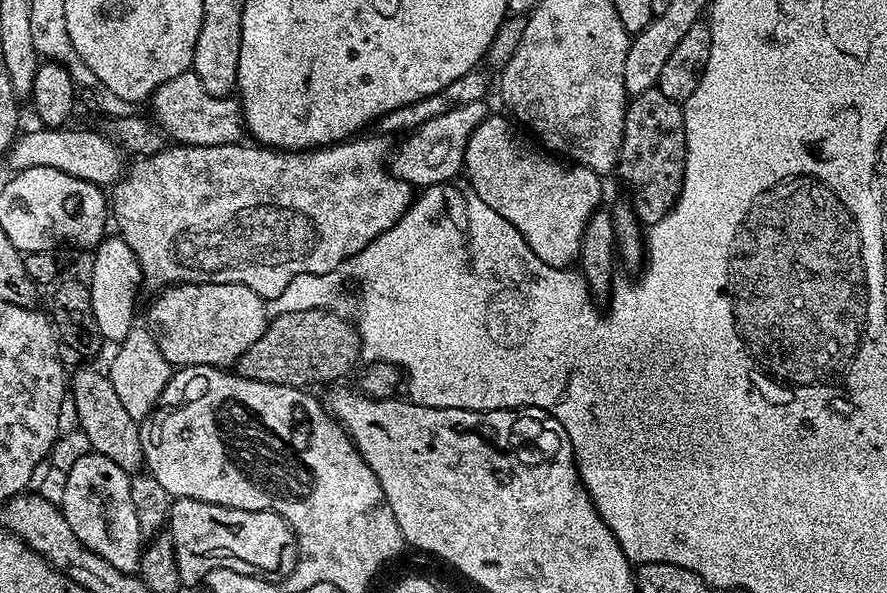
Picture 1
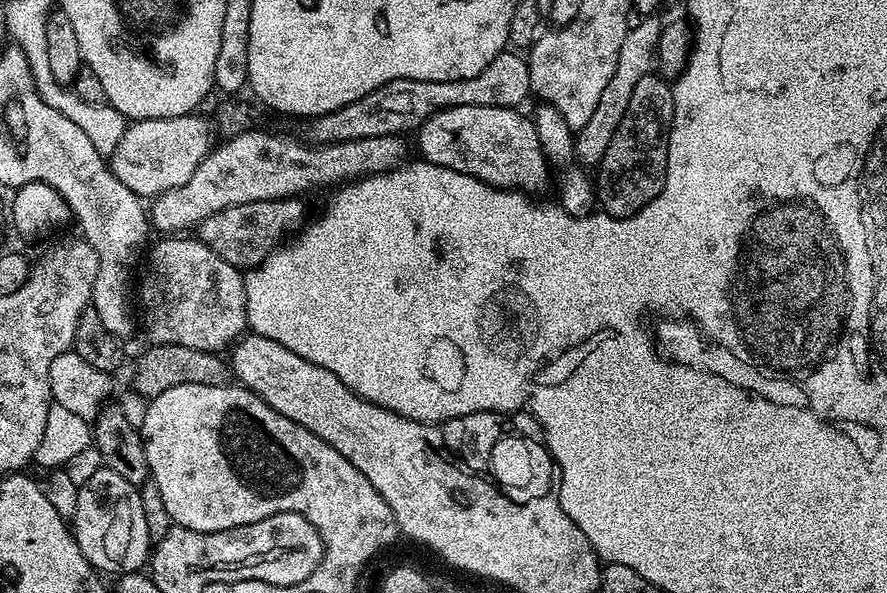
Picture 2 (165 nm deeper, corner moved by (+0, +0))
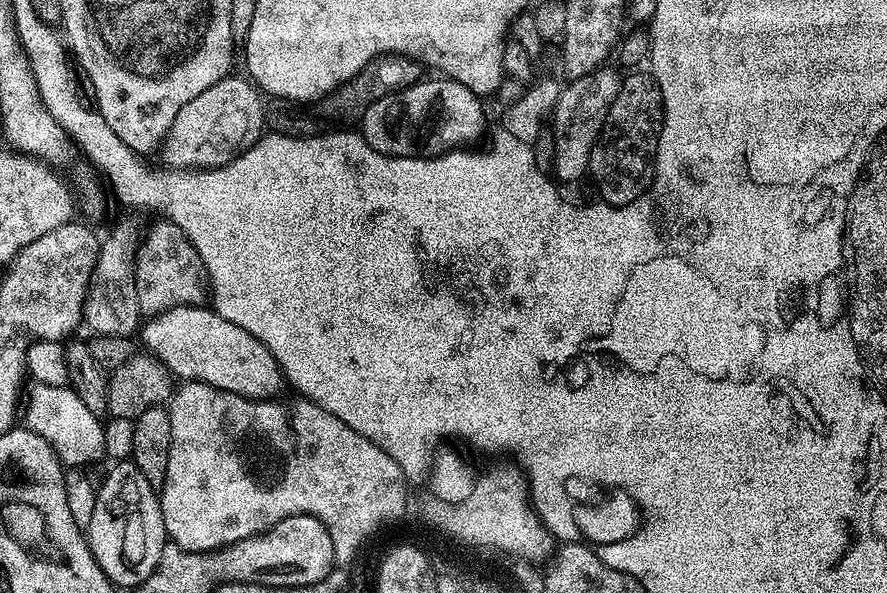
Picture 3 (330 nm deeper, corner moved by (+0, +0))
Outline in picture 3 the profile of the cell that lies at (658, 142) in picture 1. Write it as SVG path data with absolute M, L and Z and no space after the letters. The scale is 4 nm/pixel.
M632 70L620 81L620 93L610 106L610 114L606 114L606 122L600 131L598 142L590 154L587 175L592 176L596 188L600 191L599 199L605 204L619 206L637 200L642 193L647 192L652 184L654 169L656 166L656 151L658 150L658 138L664 125L664 99L662 90L658 86L656 77L651 71Z

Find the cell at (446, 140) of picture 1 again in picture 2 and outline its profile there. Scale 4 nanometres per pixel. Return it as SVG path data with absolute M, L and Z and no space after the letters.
M249 130L239 132L236 137L217 143L208 157L201 162L198 170L181 188L166 190L155 197L150 204L150 224L160 234L180 234L184 228L195 229L206 218L218 214L230 206L242 206L246 202L259 200L287 200L300 198L311 188L324 188L327 184L339 186L364 179L365 176L380 176L401 167L409 159L408 148L400 136L379 136L378 138L358 138L337 144L310 144L303 139L290 140L286 136L274 136L270 132Z

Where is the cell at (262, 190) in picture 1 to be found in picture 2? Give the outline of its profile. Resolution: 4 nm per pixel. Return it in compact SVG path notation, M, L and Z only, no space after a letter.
M289 198L287 200L259 200L246 202L242 206L230 206L203 220L198 225L198 238L206 246L210 246L214 254L226 258L226 262L230 262L236 268L241 270L254 268L271 252L276 251L287 232L295 233L305 223L304 202L300 198Z

